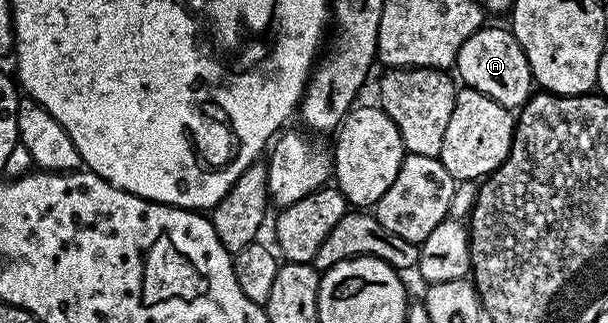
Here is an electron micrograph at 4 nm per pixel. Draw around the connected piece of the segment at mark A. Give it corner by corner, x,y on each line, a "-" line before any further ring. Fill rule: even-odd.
481,27
477,33
470,35
470,39
466,39
466,43
462,43
456,56
455,76
461,82
464,80
463,84
467,88
494,99
500,105
505,105
509,111
519,110
534,93
530,63
511,28
488,28

